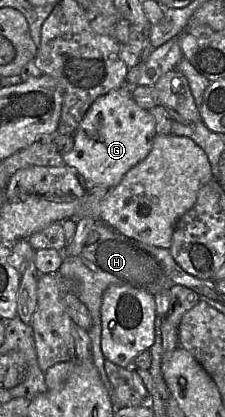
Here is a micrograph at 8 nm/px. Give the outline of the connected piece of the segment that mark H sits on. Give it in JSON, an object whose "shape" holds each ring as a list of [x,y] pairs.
{"shape":[[[98,220],[95,222],[94,229],[99,232],[99,240],[85,246],[78,256],[64,256],[58,272],[68,279],[77,280],[79,283],[77,296],[86,305],[91,315],[88,335],[92,344],[92,361],[109,396],[111,396],[113,386],[104,368],[105,358],[101,348],[101,304],[105,290],[111,285],[122,285],[147,291],[154,296],[161,291],[170,290],[175,283],[167,277],[159,261],[150,252],[139,246],[141,242],[124,236],[109,224],[98,223]]]}

